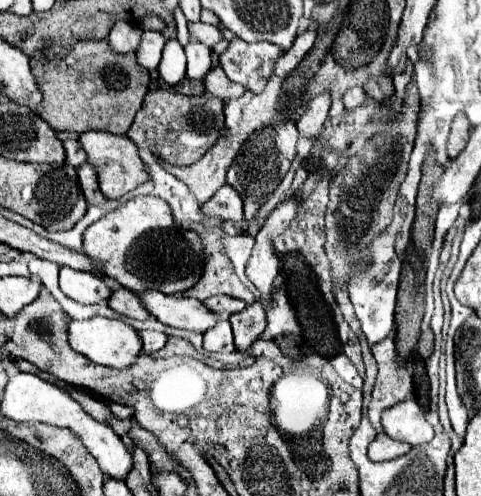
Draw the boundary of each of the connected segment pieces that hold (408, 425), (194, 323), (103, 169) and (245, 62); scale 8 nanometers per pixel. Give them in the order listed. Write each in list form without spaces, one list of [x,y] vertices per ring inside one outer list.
[[[405,400],[383,412],[383,428],[387,436],[411,446],[421,446],[433,440],[435,432],[425,420],[419,404],[415,400]]]
[[[145,290],[137,294],[151,316],[155,316],[161,324],[181,328],[181,330],[195,330],[207,332],[219,320],[217,314],[205,310],[203,302],[187,296],[167,296],[159,290]]]
[[[93,130],[93,132],[83,132],[79,136],[79,142],[83,144],[83,150],[87,152],[89,162],[97,168],[101,192],[109,200],[119,200],[123,194],[131,192],[133,188],[143,184],[145,178],[149,178],[149,174],[143,170],[143,162],[137,154],[137,146],[127,136],[117,136],[117,134]]]
[[[233,38],[227,50],[219,56],[219,66],[225,70],[231,82],[245,86],[249,92],[263,92],[267,78],[273,74],[275,60],[283,50],[269,42],[243,42]]]

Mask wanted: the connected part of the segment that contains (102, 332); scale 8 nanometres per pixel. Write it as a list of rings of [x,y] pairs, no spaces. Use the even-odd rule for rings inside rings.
[[[93,316],[89,320],[69,318],[67,334],[69,334],[69,344],[75,352],[87,356],[91,362],[101,364],[101,366],[127,368],[141,352],[141,338],[137,330],[125,324],[123,320],[111,320],[111,318],[101,318],[101,316]]]

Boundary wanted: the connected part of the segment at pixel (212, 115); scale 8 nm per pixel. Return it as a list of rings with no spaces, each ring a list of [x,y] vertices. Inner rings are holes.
[[[155,88],[149,90],[141,110],[137,112],[127,136],[139,146],[151,150],[157,158],[163,158],[175,166],[195,164],[221,136],[225,130],[225,102],[213,98],[209,92],[201,96],[185,96],[179,92]]]

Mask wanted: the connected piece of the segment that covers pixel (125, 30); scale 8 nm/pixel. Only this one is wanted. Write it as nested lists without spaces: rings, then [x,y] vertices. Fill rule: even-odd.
[[[117,20],[115,26],[109,32],[109,42],[111,48],[117,52],[133,52],[139,46],[139,32],[141,28],[137,24],[131,24],[127,20]]]

